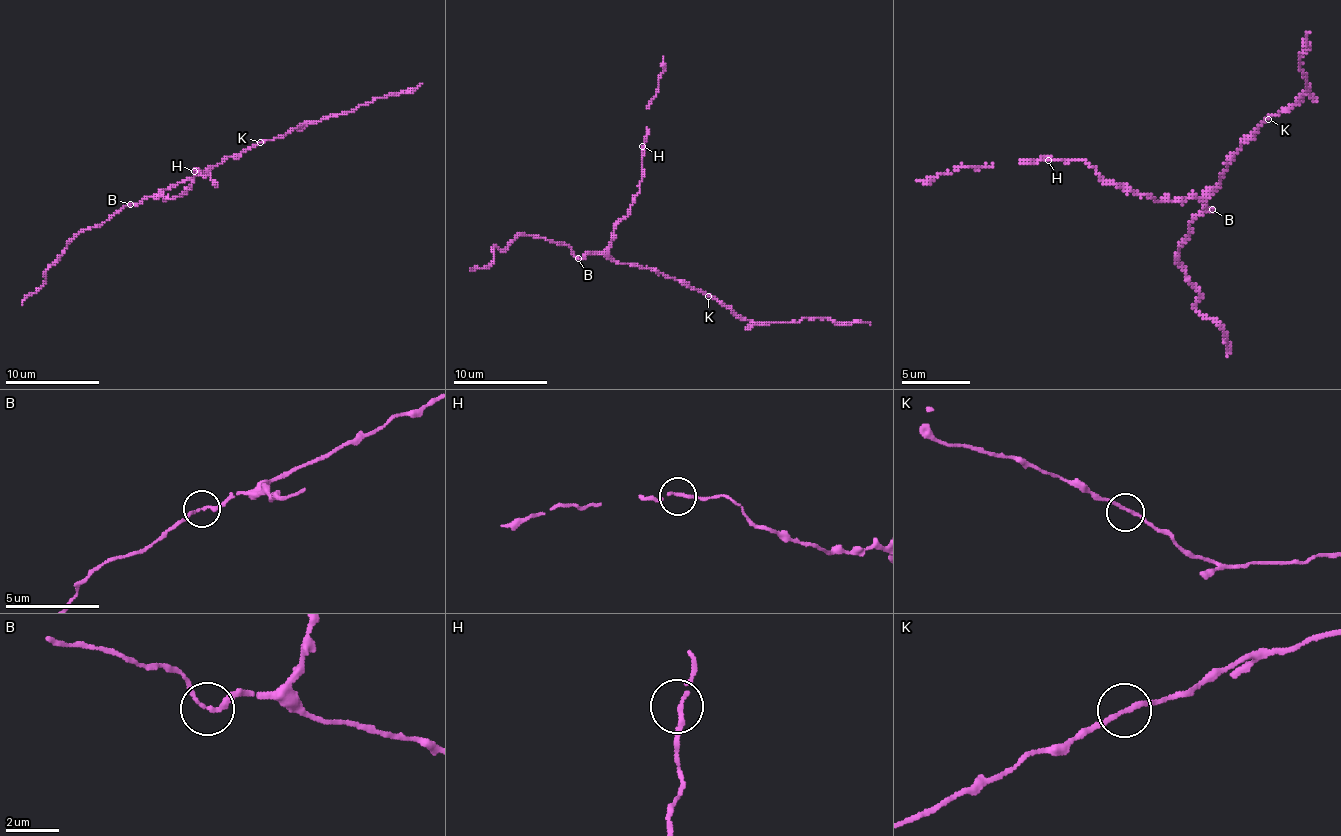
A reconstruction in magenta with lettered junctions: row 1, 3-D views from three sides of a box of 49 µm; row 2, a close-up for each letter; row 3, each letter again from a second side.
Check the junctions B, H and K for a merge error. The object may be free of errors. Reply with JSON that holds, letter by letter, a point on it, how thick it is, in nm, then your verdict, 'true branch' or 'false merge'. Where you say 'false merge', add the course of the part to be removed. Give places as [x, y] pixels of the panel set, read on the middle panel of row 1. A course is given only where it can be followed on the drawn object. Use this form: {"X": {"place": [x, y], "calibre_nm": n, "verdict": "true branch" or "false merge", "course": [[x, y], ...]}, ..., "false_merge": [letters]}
{"B": {"place": [578, 258], "calibre_nm": 160, "verdict": "true branch"}, "H": {"place": [642, 146], "calibre_nm": 160, "verdict": "true branch"}, "K": {"place": [708, 296], "calibre_nm": 160, "verdict": "true branch"}, "false_merge": []}

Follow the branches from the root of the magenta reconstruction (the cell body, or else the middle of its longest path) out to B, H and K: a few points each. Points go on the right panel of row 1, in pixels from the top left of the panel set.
B: (1227, 167), (1220, 181), (1206, 194), (1206, 205), (1213, 208)
H: (1227, 167), (1220, 181), (1199, 198), (1155, 201), (1148, 194), (1124, 191), (1082, 160), (1048, 160)
K: (1227, 167), (1241, 150), (1241, 143), (1268, 119)

